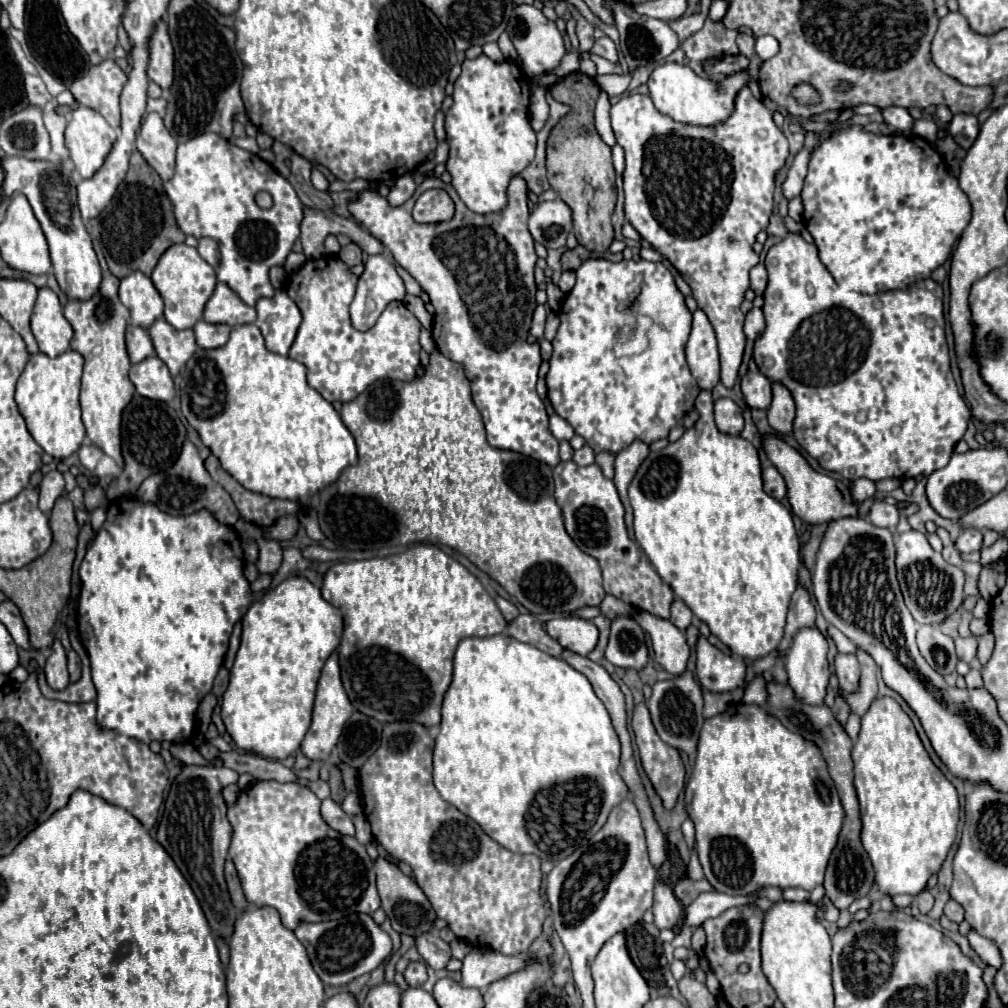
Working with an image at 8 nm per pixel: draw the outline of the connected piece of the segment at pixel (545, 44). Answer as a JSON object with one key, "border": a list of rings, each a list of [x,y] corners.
{"border":[[[516,6],[514,8],[514,14],[512,14],[512,20],[508,22],[508,34],[510,34],[510,40],[522,60],[522,72],[526,76],[536,76],[536,74],[542,74],[542,72],[548,72],[548,70],[556,70],[562,62],[562,58],[566,56],[566,46],[564,46],[564,38],[562,34],[558,32],[556,24],[552,20],[548,20],[538,8],[534,6]]]}

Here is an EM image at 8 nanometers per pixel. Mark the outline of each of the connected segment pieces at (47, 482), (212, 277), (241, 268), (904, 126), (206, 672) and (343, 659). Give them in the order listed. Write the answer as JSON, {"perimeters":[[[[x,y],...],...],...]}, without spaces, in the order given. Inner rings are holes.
{"perimeters":[[[[52,470],[48,472],[42,482],[40,482],[40,510],[42,512],[50,512],[56,498],[64,492],[64,478],[58,470]]],[[[172,244],[158,260],[150,278],[164,300],[166,320],[178,330],[192,328],[202,318],[204,304],[208,302],[216,286],[216,270],[196,252],[196,248],[186,244]]],[[[206,132],[178,146],[176,174],[172,180],[164,182],[164,190],[172,200],[176,222],[186,234],[192,234],[196,238],[208,236],[220,244],[220,254],[222,254],[222,260],[218,266],[220,282],[228,284],[248,306],[254,306],[264,296],[266,298],[274,296],[274,288],[268,280],[268,270],[272,266],[284,264],[286,256],[292,250],[294,240],[300,236],[300,220],[302,220],[302,202],[286,178],[282,178],[260,156],[230,144],[226,138],[216,136],[214,132]],[[260,190],[274,194],[274,206],[270,210],[262,210],[256,206],[254,196]]],[[[888,106],[882,110],[882,116],[884,122],[889,126],[894,126],[896,130],[904,132],[904,134],[910,134],[912,132],[912,124],[914,124],[914,118],[910,116],[910,112],[906,108],[900,108],[900,106]]],[[[122,498],[106,510],[106,522],[96,534],[92,546],[88,548],[82,564],[80,564],[80,600],[78,600],[78,632],[84,640],[82,644],[88,650],[90,666],[92,666],[92,680],[98,690],[98,722],[104,728],[118,730],[130,738],[150,742],[150,740],[168,740],[168,742],[184,742],[194,732],[194,716],[198,710],[198,702],[212,690],[212,682],[222,666],[224,654],[228,650],[228,640],[232,634],[234,624],[242,618],[242,614],[250,608],[254,596],[250,592],[250,582],[244,578],[244,552],[242,552],[241,538],[226,524],[220,524],[212,512],[194,512],[192,516],[170,516],[156,508],[156,504],[148,504],[136,498]]],[[[422,544],[413,545],[404,554],[400,556],[386,556],[386,558],[372,558],[372,560],[356,560],[356,562],[340,562],[330,566],[330,570],[324,576],[324,584],[322,584],[322,596],[336,608],[340,608],[342,618],[344,618],[344,632],[342,632],[342,640],[338,646],[338,656],[340,656],[340,670],[342,670],[342,684],[344,690],[352,702],[352,706],[356,710],[360,710],[366,716],[372,716],[380,722],[396,722],[396,720],[414,720],[418,724],[424,724],[426,728],[440,724],[440,706],[442,706],[442,698],[444,692],[448,690],[450,682],[452,682],[452,658],[454,658],[454,650],[456,644],[466,638],[466,636],[494,636],[494,634],[502,634],[506,630],[506,620],[502,616],[502,612],[498,610],[494,598],[488,596],[488,592],[484,590],[482,582],[470,574],[458,560],[448,558],[442,549],[437,545]]]]}

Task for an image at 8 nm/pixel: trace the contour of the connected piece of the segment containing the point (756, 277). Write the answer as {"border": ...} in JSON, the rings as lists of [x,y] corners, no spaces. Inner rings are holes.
{"border":[[[756,264],[750,270],[750,284],[752,284],[752,290],[754,290],[756,296],[762,296],[764,294],[766,284],[768,284],[768,272],[766,272],[764,264]]]}

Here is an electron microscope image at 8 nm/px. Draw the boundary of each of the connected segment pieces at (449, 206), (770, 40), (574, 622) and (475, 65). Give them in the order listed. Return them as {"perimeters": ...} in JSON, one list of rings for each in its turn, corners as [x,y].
{"perimeters":[[[[428,190],[416,200],[412,214],[420,224],[446,222],[454,216],[454,202],[444,190]]],[[[760,36],[760,38],[756,38],[756,54],[762,60],[772,58],[776,52],[778,52],[778,40],[774,36]]],[[[556,618],[546,622],[546,632],[562,648],[568,648],[580,656],[588,656],[588,652],[594,650],[598,642],[598,628],[582,618]]],[[[484,54],[474,60],[464,60],[462,74],[454,82],[454,104],[446,112],[446,140],[450,144],[446,170],[452,174],[452,186],[456,188],[462,202],[476,214],[492,214],[506,208],[506,188],[510,180],[532,162],[536,152],[536,132],[528,120],[530,82],[524,76],[516,78],[512,72],[520,72],[516,64],[498,64]]]]}

